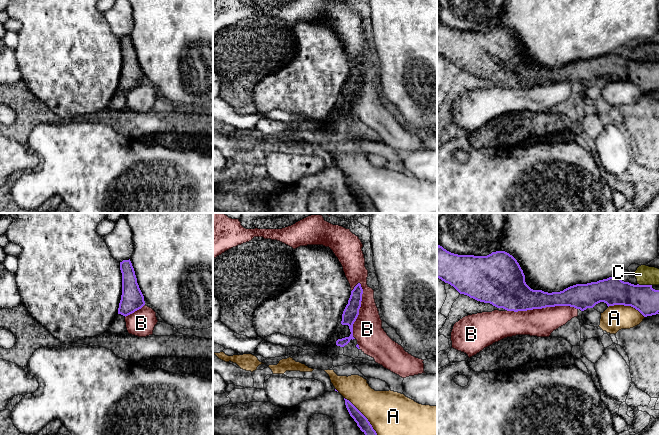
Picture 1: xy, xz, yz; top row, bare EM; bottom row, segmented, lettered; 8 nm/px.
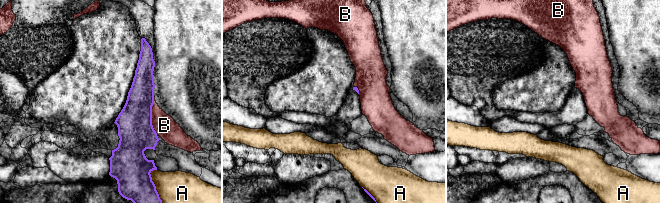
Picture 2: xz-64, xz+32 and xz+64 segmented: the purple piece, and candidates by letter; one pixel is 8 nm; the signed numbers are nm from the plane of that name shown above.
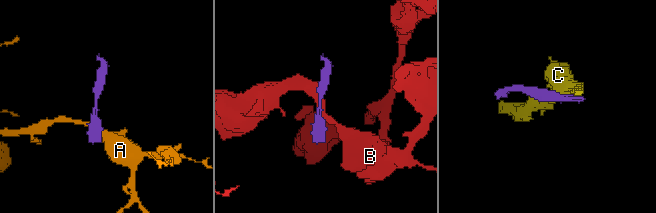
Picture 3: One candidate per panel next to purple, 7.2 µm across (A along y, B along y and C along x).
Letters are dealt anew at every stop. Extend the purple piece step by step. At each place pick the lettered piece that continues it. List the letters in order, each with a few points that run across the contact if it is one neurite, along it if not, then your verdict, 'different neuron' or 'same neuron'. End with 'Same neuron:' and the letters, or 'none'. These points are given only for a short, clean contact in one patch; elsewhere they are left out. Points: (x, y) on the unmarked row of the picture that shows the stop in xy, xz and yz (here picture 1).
A: different neuron
B: different neuron
C: line yz (638, 59), (651, 61); different neuron
Same neuron: none

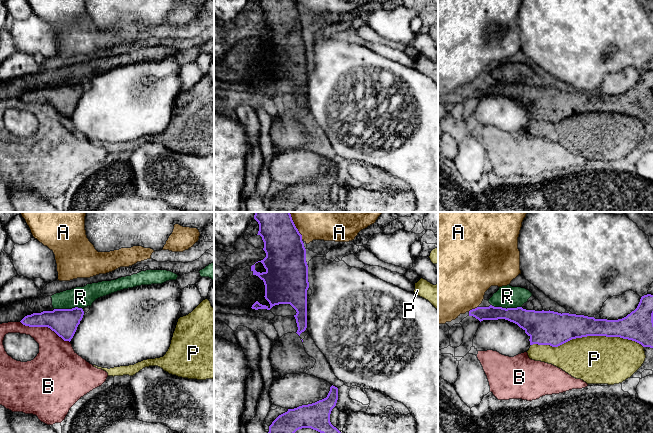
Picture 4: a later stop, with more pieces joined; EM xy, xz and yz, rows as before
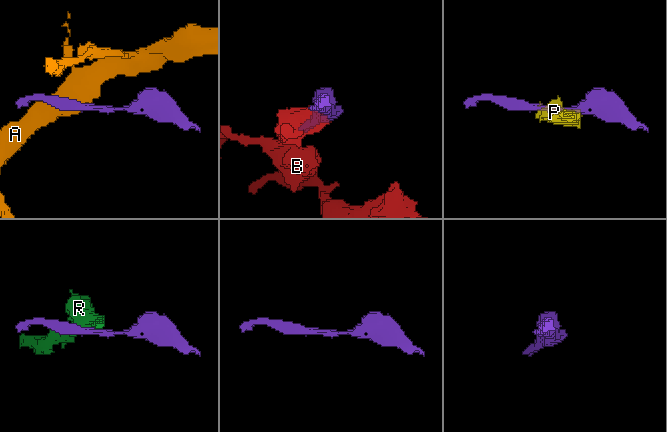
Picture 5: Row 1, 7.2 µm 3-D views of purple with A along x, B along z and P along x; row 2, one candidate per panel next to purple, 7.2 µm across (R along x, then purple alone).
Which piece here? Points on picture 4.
A: different neuron
B: different neuron
P: different neuron
R: line yz (491, 80), (506, 84), (521, 83); different neuron
Same neuron: none

